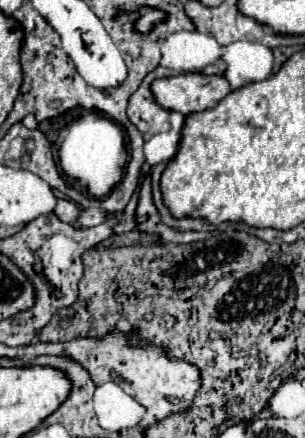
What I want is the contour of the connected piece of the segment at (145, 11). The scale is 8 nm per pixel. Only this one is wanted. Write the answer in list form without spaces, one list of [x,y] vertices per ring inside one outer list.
[[[142,6],[142,8],[138,8],[138,18],[134,20],[134,30],[142,32],[142,34],[152,32],[156,28],[156,22],[162,22],[162,20],[166,20],[166,12]]]

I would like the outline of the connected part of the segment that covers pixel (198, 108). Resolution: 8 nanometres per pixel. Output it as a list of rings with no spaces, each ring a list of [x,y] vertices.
[[[178,74],[152,82],[156,102],[166,110],[178,110],[184,116],[214,108],[232,88],[224,76]]]

